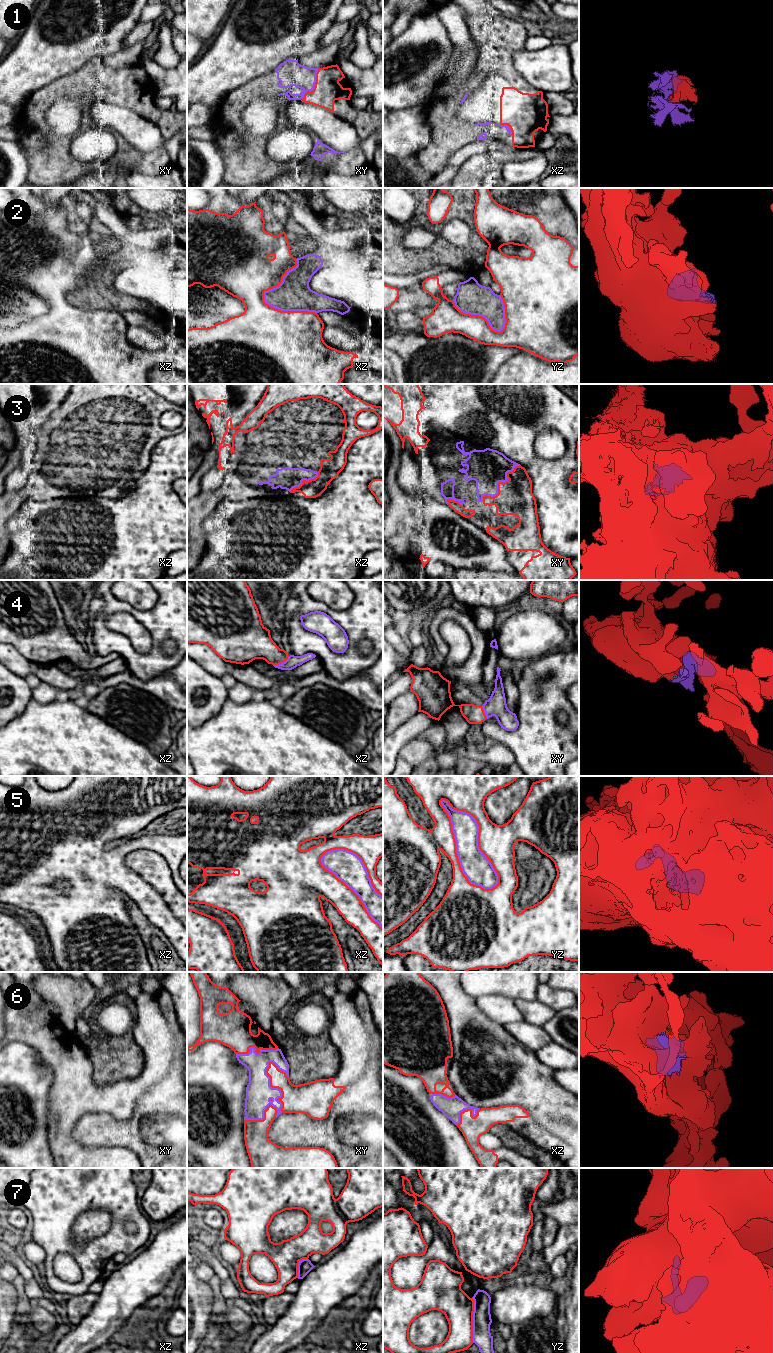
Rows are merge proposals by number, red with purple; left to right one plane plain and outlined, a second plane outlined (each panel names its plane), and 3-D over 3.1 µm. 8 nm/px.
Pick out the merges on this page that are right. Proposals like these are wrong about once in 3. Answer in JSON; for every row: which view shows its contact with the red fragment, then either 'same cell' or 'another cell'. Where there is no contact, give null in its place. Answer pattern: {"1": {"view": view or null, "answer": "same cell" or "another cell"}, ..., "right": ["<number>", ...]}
{"1": {"view": "xy", "answer": "same cell"}, "2": {"view": "xz", "answer": "another cell"}, "3": {"view": "xy", "answer": "same cell"}, "4": {"view": "xz", "answer": "same cell"}, "5": {"view": "yz", "answer": "another cell"}, "6": {"view": "xy", "answer": "same cell"}, "7": {"view": "yz", "answer": "another cell"}, "right": ["1", "3", "4", "6"]}

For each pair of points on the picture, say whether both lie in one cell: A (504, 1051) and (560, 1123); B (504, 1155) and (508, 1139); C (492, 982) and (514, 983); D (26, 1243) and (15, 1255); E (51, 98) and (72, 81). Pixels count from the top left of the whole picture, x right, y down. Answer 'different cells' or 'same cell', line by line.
A: same cell
B: different cells
C: same cell
D: different cells
E: same cell

